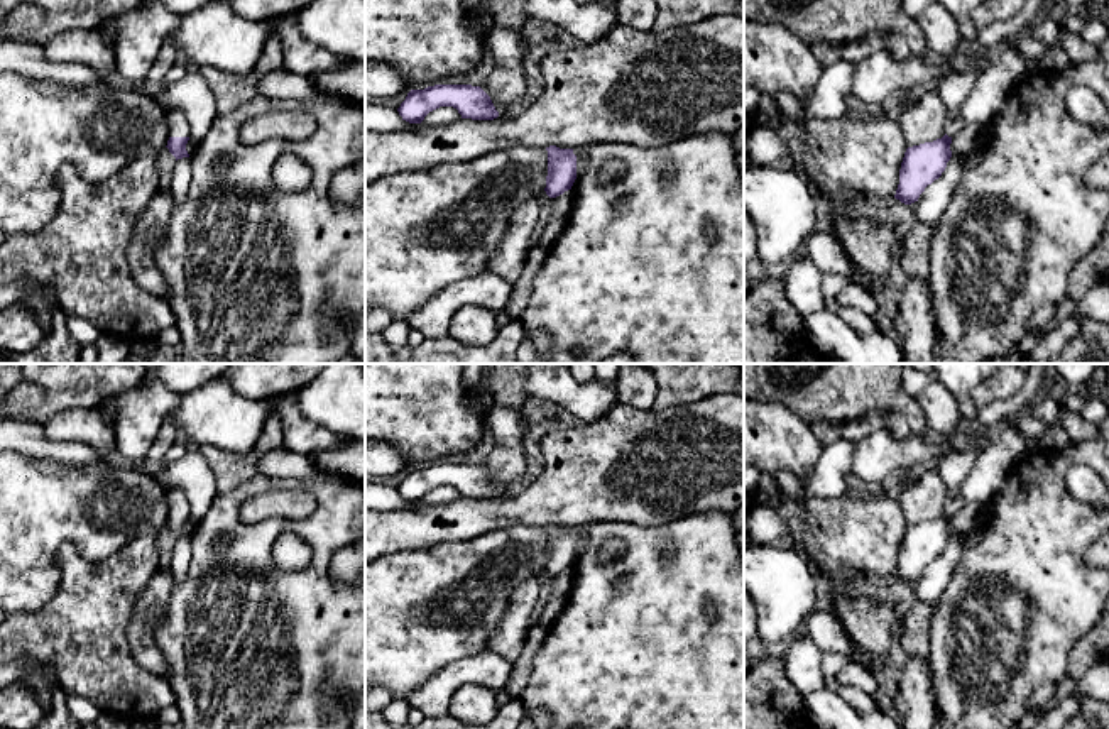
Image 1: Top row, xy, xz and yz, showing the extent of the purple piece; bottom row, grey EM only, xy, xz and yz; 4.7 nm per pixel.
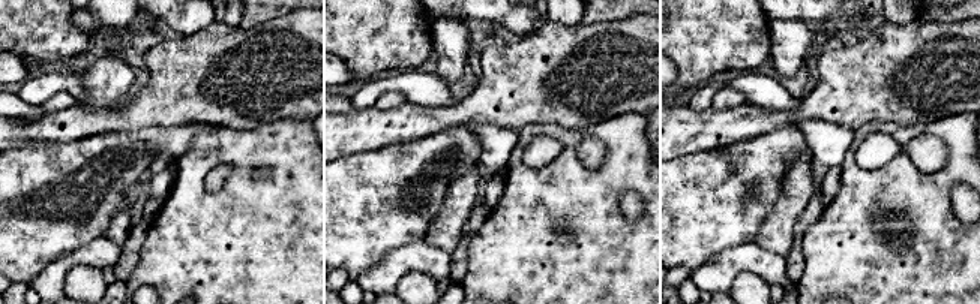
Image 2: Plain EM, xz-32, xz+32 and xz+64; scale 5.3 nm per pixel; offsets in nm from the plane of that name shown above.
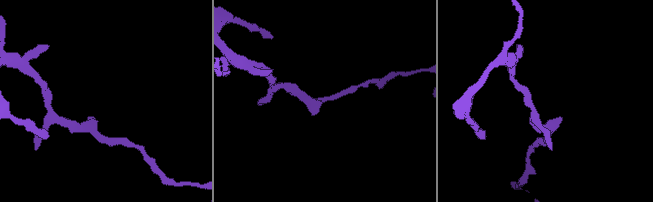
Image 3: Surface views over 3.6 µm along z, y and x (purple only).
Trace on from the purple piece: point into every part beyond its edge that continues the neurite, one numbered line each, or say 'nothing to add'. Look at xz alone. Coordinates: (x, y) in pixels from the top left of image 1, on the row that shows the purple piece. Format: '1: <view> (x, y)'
nothing to add

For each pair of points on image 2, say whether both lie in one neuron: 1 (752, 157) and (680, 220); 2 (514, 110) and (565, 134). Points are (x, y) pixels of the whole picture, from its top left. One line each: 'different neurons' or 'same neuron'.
1: same neuron
2: different neurons

